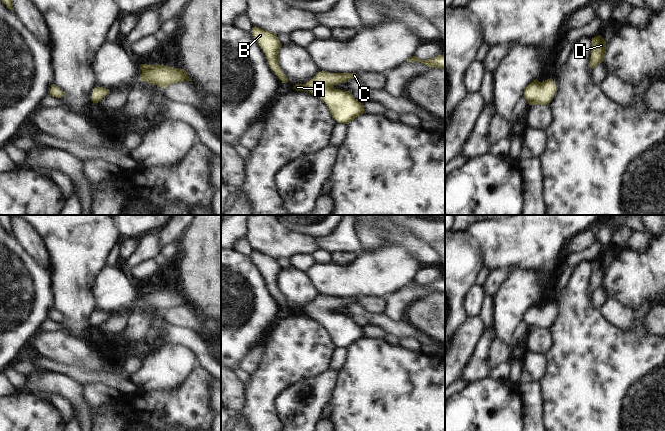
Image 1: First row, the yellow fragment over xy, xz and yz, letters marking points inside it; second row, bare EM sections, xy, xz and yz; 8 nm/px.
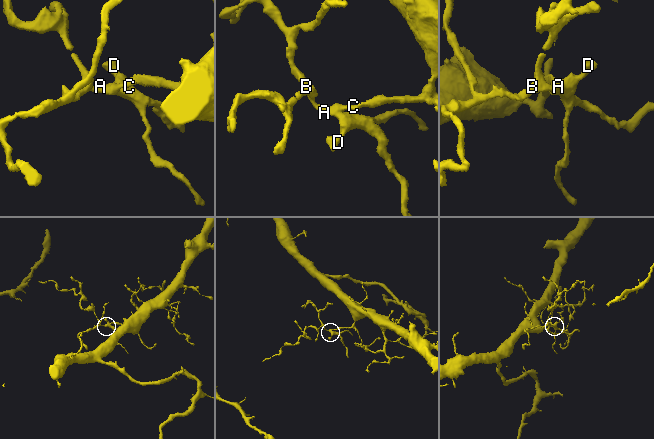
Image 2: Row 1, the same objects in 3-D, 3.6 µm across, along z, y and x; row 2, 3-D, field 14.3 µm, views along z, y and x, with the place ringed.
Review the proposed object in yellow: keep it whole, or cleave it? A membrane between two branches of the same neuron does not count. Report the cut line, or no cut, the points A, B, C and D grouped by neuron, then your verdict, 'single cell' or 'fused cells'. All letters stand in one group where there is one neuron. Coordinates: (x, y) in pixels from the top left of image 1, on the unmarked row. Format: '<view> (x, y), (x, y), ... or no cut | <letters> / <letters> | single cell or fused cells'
no cut | A B C D | single cell

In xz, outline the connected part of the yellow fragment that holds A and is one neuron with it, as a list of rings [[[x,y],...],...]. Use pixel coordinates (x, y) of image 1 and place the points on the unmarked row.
[[[320,295],[306,308],[296,308],[293,313],[306,315],[323,323],[331,339],[338,347],[349,348],[355,342],[365,337],[363,327],[355,323],[351,315],[335,313],[339,307],[346,307],[357,302],[356,297],[329,297]]]

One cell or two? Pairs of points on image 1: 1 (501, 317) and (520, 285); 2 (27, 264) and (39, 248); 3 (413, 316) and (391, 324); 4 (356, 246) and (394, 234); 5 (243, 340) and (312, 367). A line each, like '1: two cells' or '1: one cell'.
1: one cell
2: two cells
3: two cells
4: two cells
5: two cells

